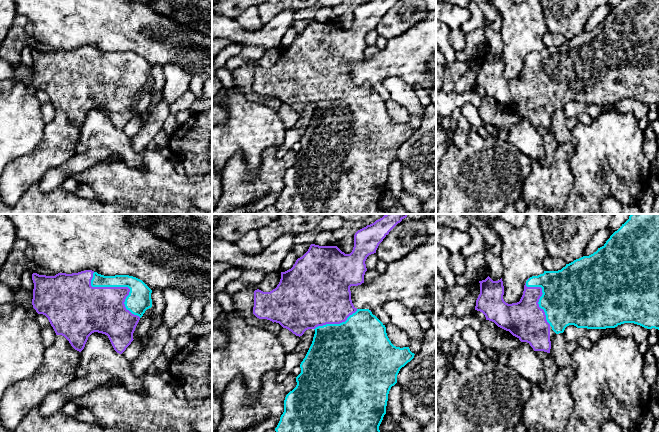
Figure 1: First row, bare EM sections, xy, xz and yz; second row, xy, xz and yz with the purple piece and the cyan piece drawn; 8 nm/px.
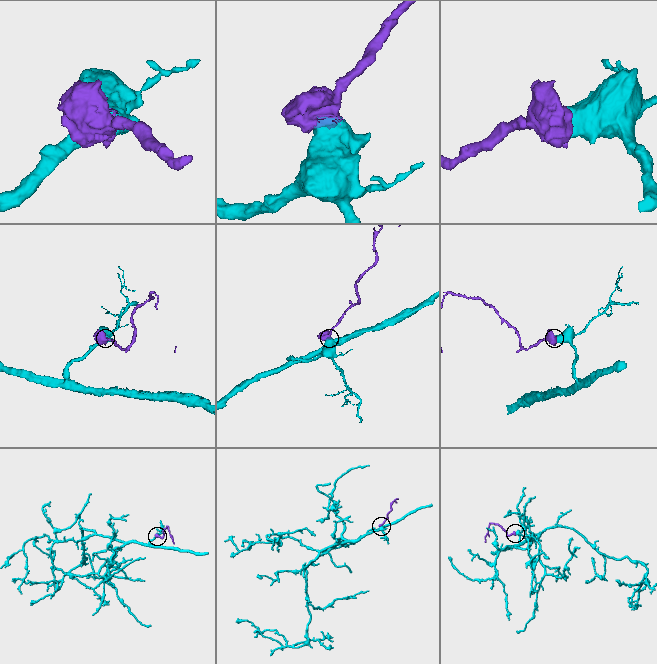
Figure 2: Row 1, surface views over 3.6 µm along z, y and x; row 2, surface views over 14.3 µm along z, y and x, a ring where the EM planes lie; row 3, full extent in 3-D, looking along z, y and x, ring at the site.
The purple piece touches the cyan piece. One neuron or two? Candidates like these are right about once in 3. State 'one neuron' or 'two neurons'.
one neuron

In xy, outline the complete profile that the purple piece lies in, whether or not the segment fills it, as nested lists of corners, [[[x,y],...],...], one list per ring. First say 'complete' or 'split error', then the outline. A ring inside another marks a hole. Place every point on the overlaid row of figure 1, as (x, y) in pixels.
split error | [[[85,270],[72,274],[58,273],[55,276],[46,276],[46,275],[39,275],[37,273],[33,273],[32,280],[34,283],[33,299],[32,299],[33,308],[36,310],[38,314],[43,314],[48,318],[56,335],[64,336],[69,341],[71,346],[79,352],[81,352],[84,349],[88,337],[92,333],[98,332],[107,335],[114,350],[117,353],[122,354],[126,350],[126,348],[131,344],[131,342],[134,340],[133,333],[140,318],[143,316],[143,314],[147,309],[152,307],[152,299],[151,299],[152,290],[142,280],[129,275],[104,276],[92,270]]]

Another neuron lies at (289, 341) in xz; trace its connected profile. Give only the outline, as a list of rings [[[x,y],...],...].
[[[282,328],[282,330],[278,334],[278,338],[286,353],[290,353],[295,350],[300,342],[300,337],[296,336],[286,328]]]

